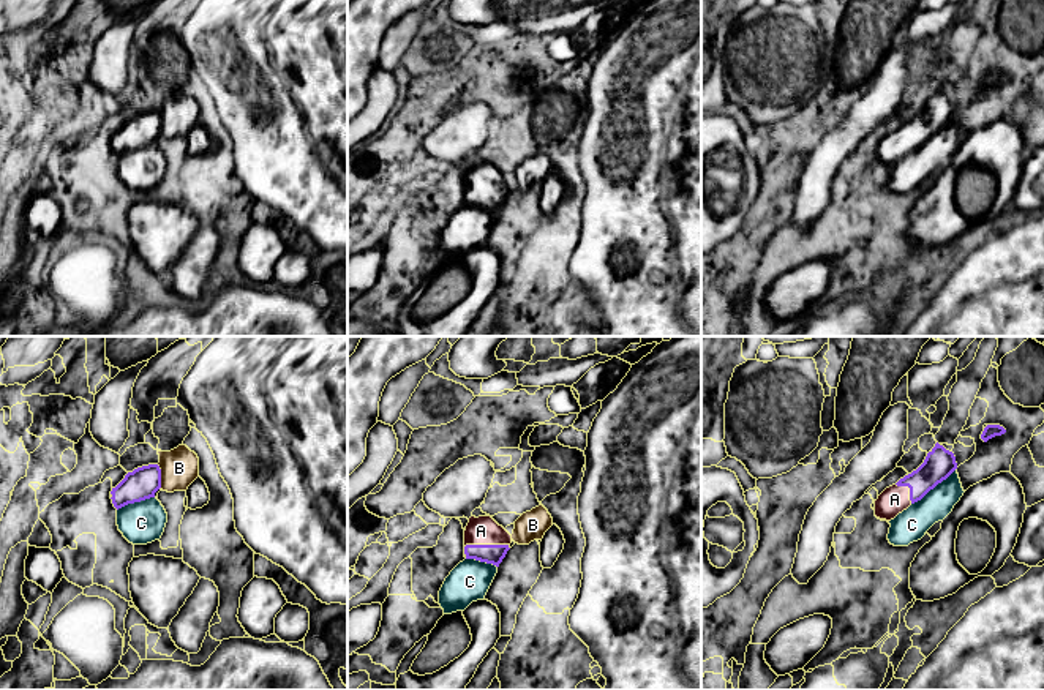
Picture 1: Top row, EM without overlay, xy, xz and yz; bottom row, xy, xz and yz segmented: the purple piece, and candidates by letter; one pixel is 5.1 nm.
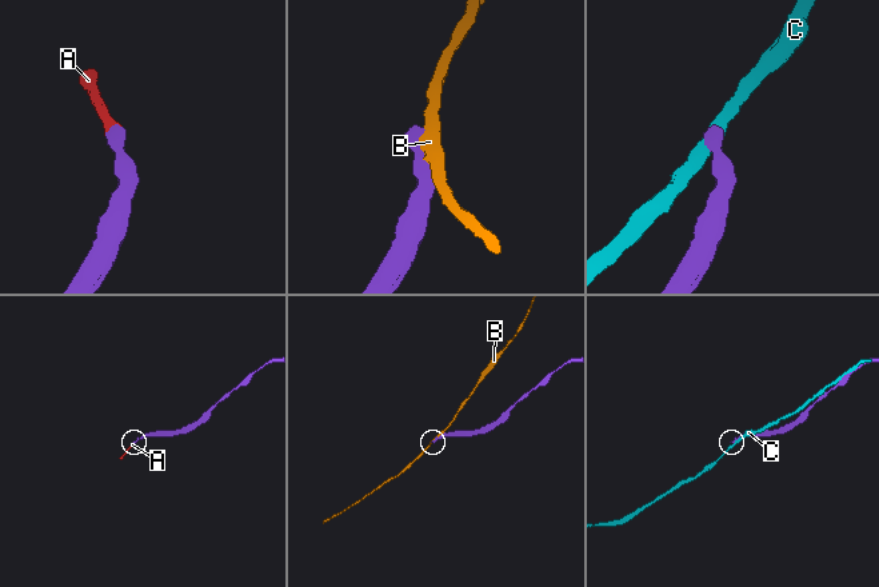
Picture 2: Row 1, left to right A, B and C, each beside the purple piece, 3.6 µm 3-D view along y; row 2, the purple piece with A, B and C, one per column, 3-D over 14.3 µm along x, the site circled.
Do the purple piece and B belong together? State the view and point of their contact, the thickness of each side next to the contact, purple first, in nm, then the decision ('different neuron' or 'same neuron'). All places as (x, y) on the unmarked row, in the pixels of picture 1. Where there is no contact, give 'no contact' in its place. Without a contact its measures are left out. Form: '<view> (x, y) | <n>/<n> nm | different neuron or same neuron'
xy (160, 122) | 160/190 nm | different neuron

